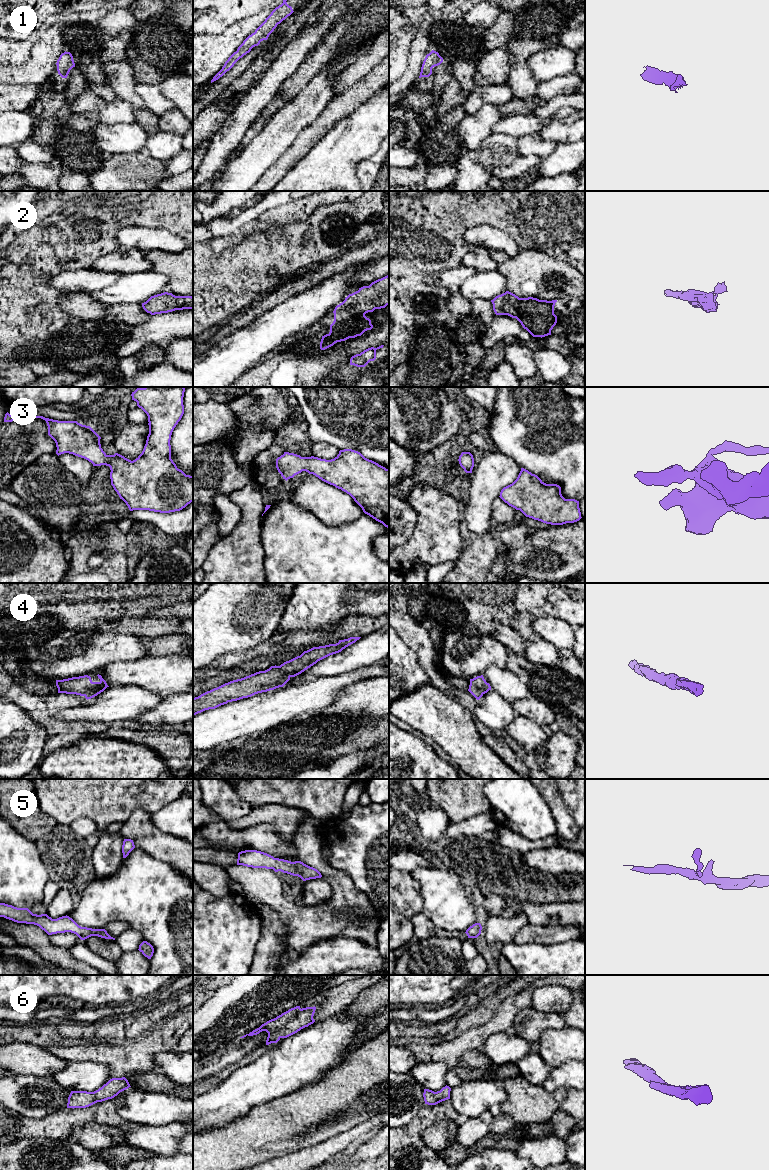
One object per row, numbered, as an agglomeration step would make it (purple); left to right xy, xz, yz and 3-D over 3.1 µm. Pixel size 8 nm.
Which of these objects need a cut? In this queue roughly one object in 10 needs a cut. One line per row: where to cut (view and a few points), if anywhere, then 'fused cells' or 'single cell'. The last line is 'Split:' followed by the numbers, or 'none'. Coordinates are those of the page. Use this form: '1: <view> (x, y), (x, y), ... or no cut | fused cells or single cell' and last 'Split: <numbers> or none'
1: no cut | single cell
2: no cut | single cell
3: no cut | single cell
4: no cut | single cell
5: no cut | single cell
6: no cut | single cell
Split: none

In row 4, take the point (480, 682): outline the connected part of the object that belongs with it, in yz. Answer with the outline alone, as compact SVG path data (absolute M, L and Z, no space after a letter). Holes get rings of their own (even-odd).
M483 675L470 679L468 691L479 700L485 693L491 690L491 686L486 682Z

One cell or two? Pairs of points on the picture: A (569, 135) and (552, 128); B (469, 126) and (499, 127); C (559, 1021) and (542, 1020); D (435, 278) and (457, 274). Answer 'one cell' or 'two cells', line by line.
A: one cell
B: two cells
C: one cell
D: one cell

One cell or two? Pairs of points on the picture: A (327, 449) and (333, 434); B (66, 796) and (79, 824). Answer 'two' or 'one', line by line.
A: two
B: two

